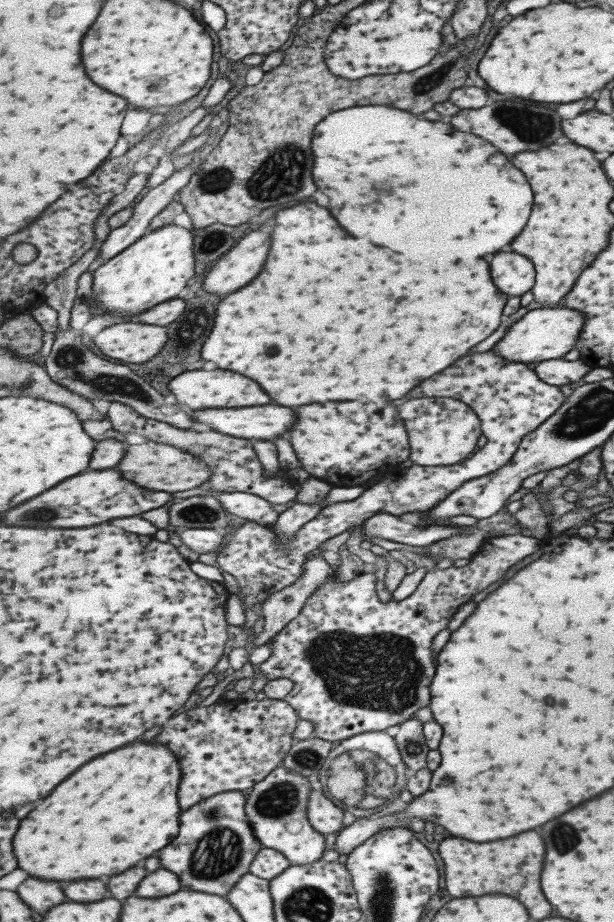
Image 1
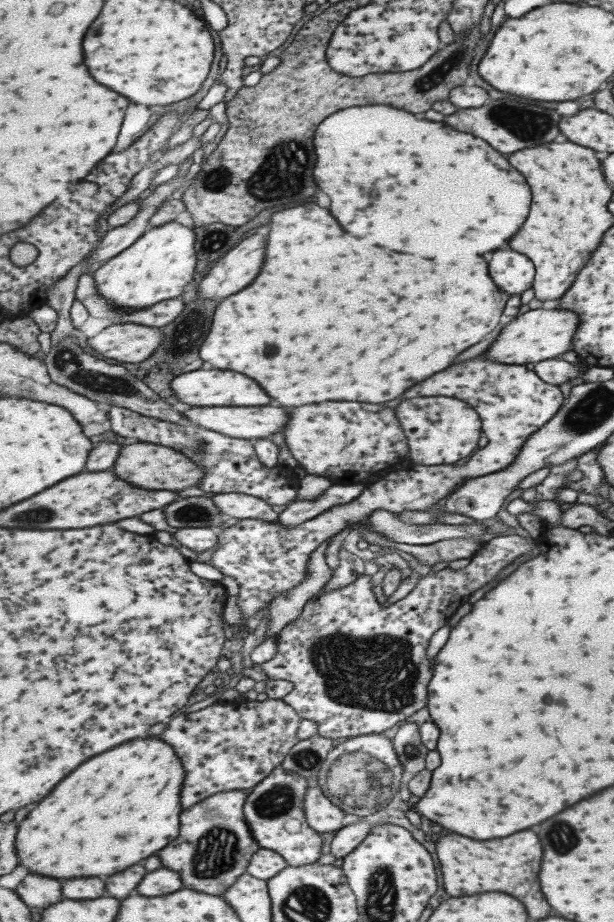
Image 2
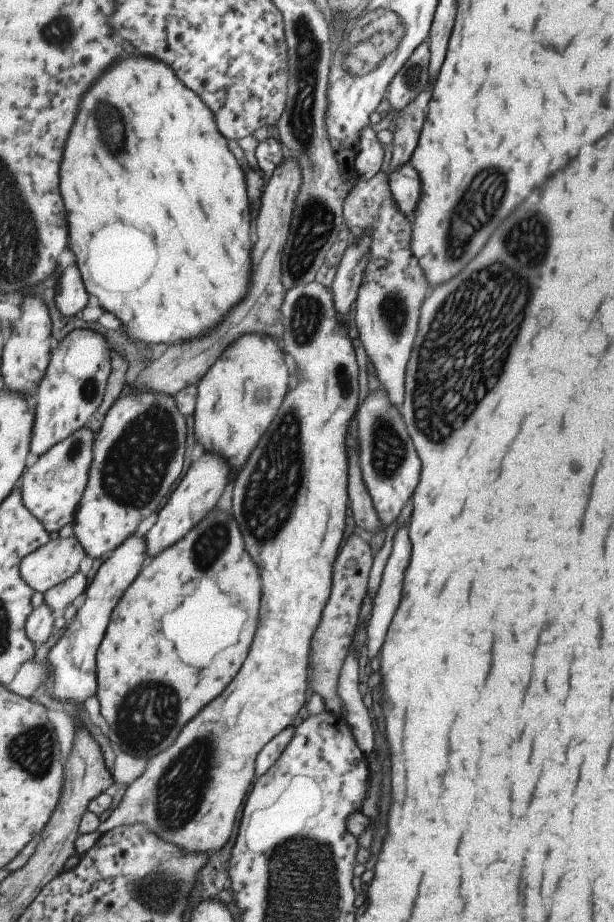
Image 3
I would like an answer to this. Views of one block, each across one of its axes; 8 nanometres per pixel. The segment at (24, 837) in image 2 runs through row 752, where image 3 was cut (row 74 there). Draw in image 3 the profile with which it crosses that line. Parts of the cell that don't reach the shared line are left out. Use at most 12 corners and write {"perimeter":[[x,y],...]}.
{"perimeter":[[125,54],[61,168],[89,294],[145,344],[249,290],[245,172]]}

